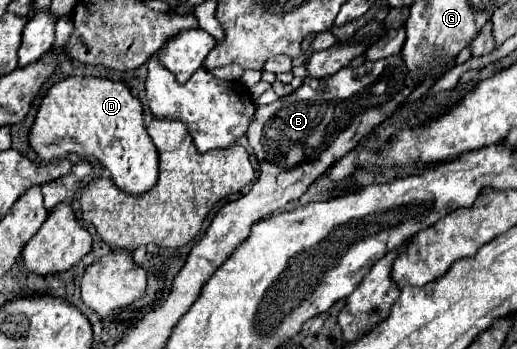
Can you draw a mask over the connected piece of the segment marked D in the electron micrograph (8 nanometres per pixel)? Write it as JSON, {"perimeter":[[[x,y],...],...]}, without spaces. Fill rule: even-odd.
{"perimeter":[[[72,76],[58,84],[54,84],[44,96],[36,122],[30,130],[30,148],[44,162],[54,162],[68,154],[78,154],[82,158],[96,158],[112,176],[112,182],[132,196],[140,196],[150,192],[158,182],[158,152],[152,138],[146,132],[142,104],[138,98],[130,94],[130,90],[122,82],[112,82],[106,78],[94,76]]]}

